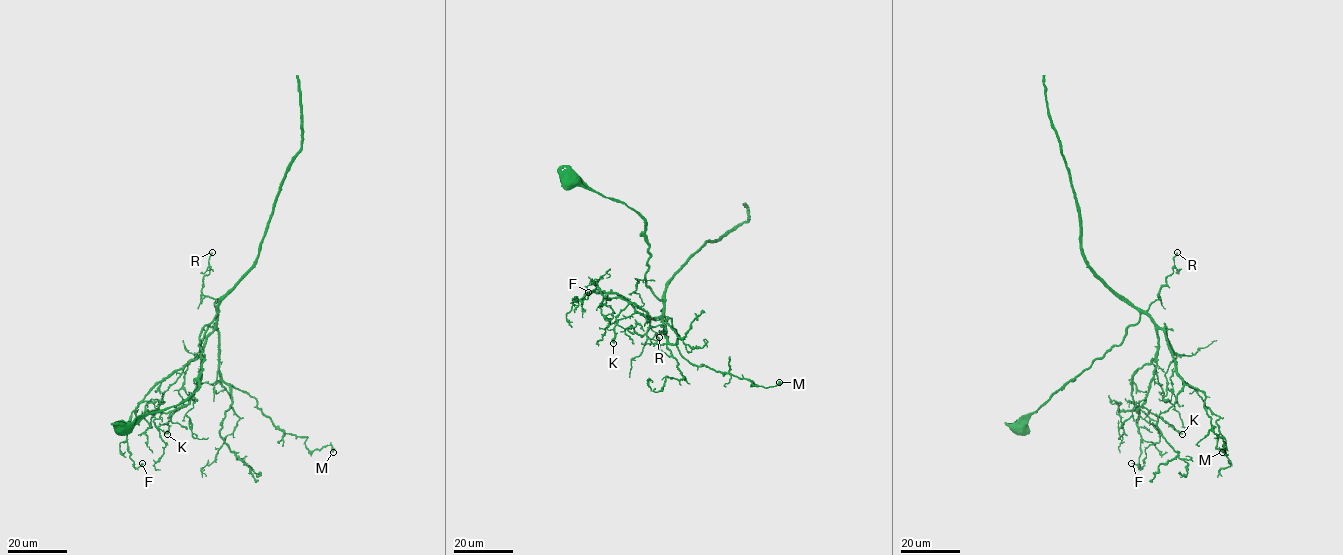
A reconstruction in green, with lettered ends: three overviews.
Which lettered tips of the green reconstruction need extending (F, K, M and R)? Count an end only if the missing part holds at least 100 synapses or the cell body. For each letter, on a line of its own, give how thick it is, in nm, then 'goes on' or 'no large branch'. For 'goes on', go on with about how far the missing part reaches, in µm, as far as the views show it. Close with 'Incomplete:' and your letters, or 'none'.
F: 80 nm thick; no large branch
K: 400 nm thick; no large branch
M: 300 nm thick; no large branch
R: 280 nm thick; no large branch
Incomplete: none

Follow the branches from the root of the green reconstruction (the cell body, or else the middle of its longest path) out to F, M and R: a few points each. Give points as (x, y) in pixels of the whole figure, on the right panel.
F: (1018, 428), (1118, 346), (1145, 313), (1158, 353), (1133, 375), (1141, 467), (1131, 463)
M: (1018, 428), (1118, 346), (1145, 313), (1164, 333), (1175, 373), (1205, 394), (1212, 430), (1226, 441), (1222, 452)
R: (1018, 428), (1013, 426), (1095, 358), (1120, 343), (1125, 330), (1160, 299), (1159, 289), (1173, 272), (1177, 252)

